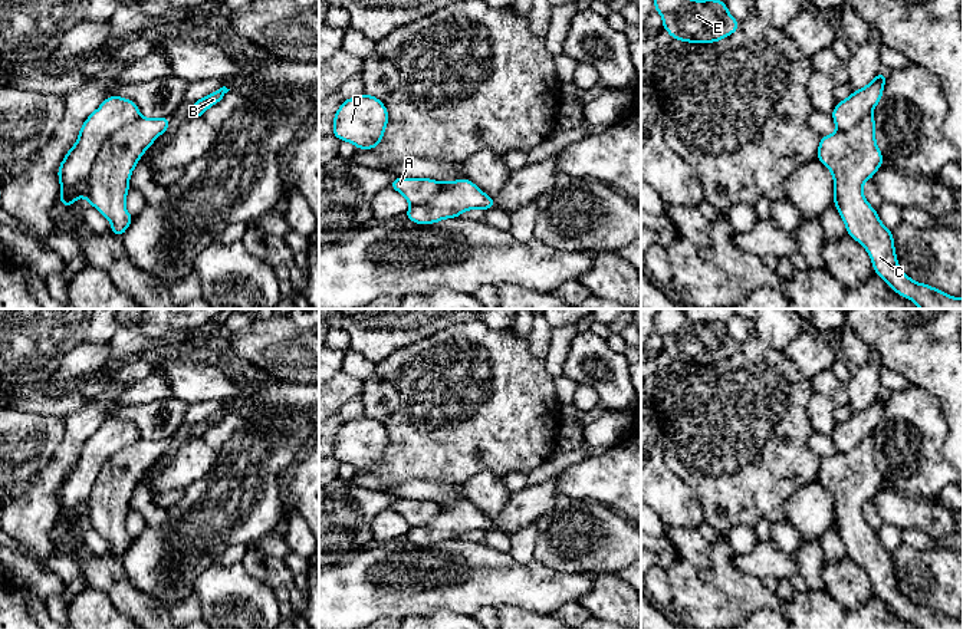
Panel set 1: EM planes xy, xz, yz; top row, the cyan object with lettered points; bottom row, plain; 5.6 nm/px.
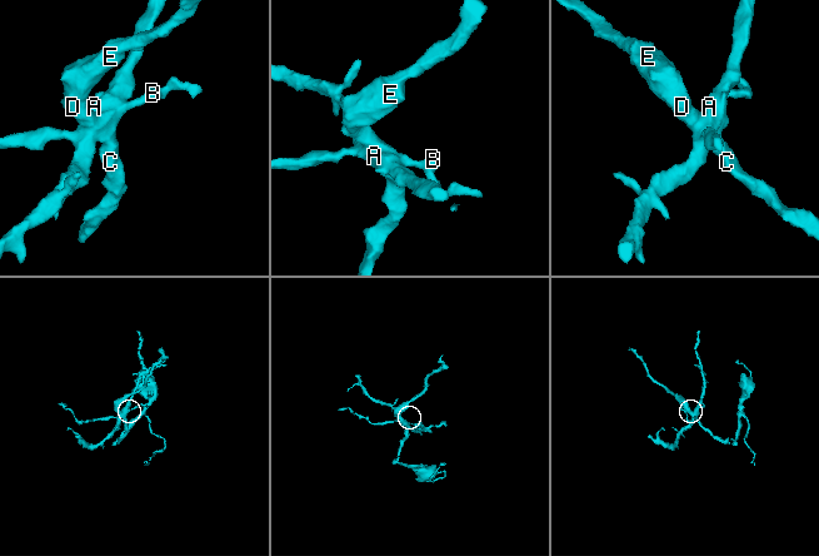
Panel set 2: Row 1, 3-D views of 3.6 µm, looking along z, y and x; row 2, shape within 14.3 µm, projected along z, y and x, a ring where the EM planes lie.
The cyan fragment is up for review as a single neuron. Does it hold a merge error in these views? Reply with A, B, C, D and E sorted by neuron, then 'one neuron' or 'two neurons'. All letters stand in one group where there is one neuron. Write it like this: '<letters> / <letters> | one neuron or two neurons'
A / B C D E | two neurons

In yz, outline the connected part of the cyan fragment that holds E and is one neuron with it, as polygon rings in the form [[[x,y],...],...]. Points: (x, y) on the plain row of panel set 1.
[[[657,309],[654,330],[663,339],[663,350],[681,363],[714,365],[739,350],[724,323],[690,320],[681,309]]]

